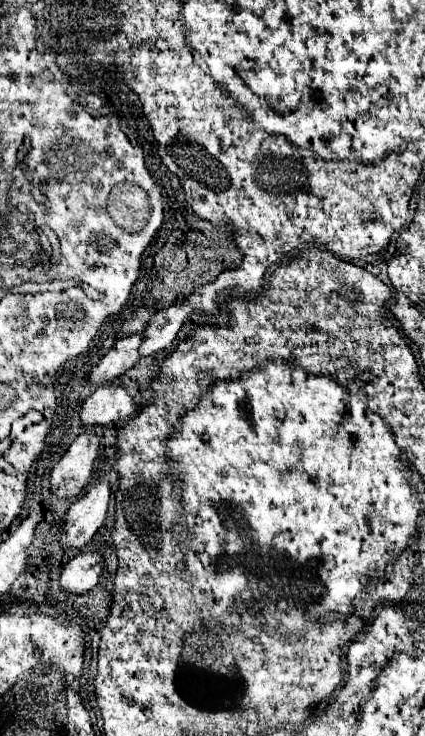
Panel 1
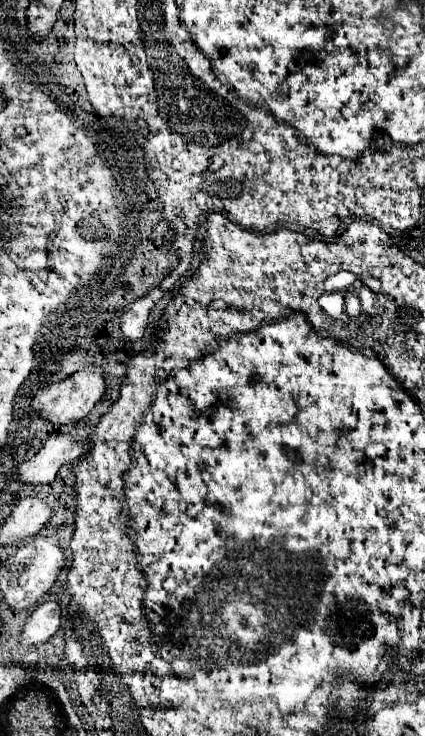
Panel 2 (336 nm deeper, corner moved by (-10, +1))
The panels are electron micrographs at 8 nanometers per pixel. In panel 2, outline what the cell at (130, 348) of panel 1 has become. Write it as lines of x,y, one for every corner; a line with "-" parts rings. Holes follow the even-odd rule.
88,366
84,370
78,370
70,378
44,386
42,390
36,392
32,406
42,412
44,418
50,418
58,424
70,424
72,420
80,420
88,416
88,412
94,408
94,404
102,398
106,392
106,378
104,378
104,368
102,366

